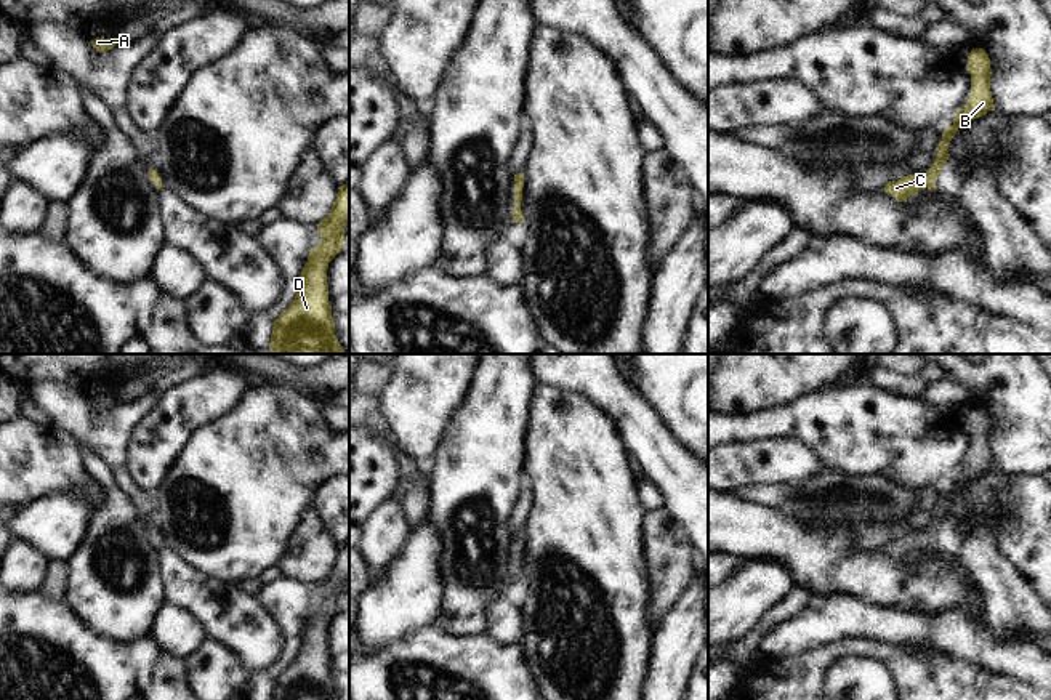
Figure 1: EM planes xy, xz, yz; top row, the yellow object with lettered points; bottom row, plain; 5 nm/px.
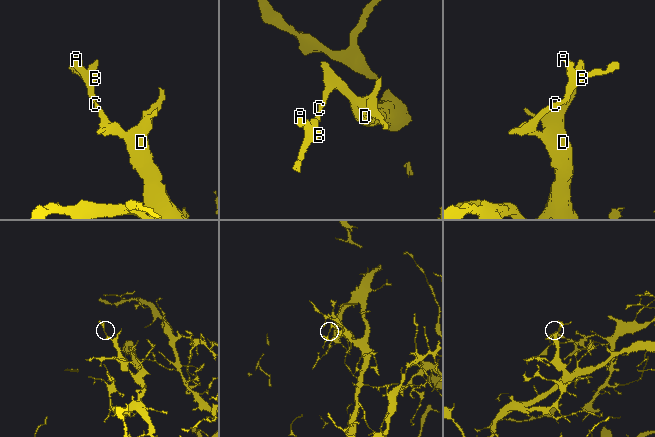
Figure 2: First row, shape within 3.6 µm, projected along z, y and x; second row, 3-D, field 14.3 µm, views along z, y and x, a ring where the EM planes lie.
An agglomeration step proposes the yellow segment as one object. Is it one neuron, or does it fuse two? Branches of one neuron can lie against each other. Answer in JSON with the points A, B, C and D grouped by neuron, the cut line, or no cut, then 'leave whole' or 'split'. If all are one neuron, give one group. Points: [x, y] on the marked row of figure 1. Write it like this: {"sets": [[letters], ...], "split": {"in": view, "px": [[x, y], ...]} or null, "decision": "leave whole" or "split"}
{"sets": [["A", "B", "C", "D"]], "split": null, "decision": "leave whole"}

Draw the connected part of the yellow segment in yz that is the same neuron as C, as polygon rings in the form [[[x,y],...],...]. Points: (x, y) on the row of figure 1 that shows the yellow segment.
[[[984,48],[971,50],[966,67],[971,74],[971,96],[968,103],[956,111],[953,123],[944,130],[942,141],[937,144],[937,154],[932,167],[920,178],[915,175],[907,175],[899,181],[889,181],[884,186],[884,192],[894,195],[897,202],[905,202],[910,195],[918,194],[926,187],[936,191],[936,179],[950,157],[947,147],[958,128],[968,120],[979,119],[989,111],[995,111],[990,91],[990,58]]]

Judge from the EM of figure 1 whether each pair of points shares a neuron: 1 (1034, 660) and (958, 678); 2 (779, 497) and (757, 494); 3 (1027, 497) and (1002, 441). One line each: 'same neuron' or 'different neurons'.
1: different neurons
2: same neuron
3: different neurons

